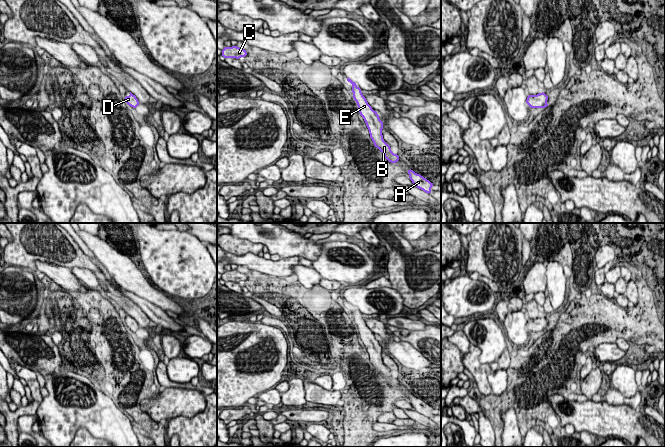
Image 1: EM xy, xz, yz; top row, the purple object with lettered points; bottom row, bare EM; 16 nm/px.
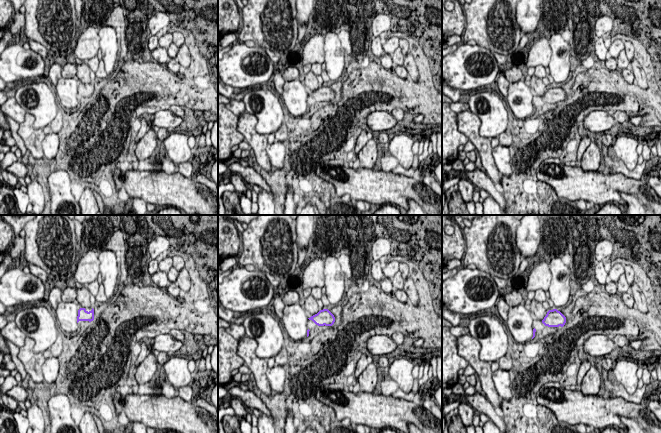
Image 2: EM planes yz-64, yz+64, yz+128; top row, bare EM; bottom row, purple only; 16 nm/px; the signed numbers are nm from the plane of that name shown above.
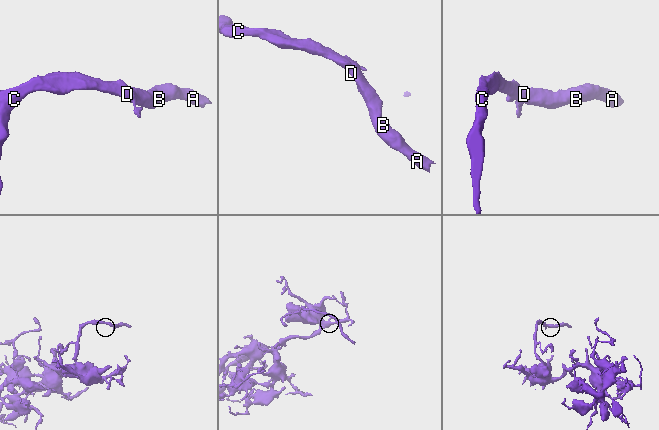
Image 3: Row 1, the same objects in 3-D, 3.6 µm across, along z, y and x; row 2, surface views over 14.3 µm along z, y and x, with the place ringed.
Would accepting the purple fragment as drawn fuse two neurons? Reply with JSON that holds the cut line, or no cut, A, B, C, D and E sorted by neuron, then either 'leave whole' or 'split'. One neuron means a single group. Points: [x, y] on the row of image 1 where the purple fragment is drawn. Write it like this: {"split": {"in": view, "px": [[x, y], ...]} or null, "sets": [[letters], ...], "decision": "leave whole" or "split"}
{"split": null, "sets": [["A", "B", "C", "D", "E"]], "decision": "leave whole"}

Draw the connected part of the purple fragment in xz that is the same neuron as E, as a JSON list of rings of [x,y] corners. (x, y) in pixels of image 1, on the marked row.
[[[346,77],[346,81],[350,82],[352,87],[353,98],[357,102],[358,112],[363,117],[366,126],[369,130],[370,138],[372,139],[374,146],[383,152],[384,158],[391,163],[399,161],[399,156],[391,151],[390,146],[384,141],[382,135],[383,122],[380,120],[379,115],[366,101],[366,98],[361,93],[361,88],[357,83]]]

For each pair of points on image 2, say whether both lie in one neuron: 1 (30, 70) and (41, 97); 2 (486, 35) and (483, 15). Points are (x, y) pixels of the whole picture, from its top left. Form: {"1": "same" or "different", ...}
{"1": "different", "2": "same"}

